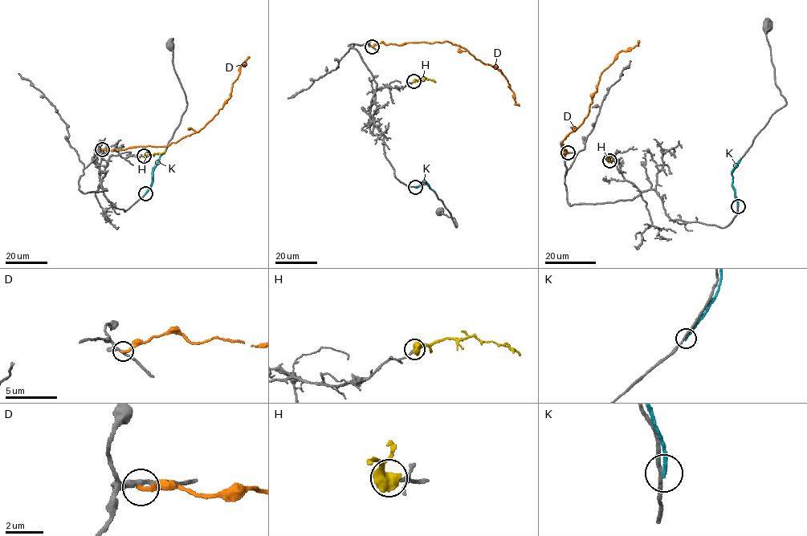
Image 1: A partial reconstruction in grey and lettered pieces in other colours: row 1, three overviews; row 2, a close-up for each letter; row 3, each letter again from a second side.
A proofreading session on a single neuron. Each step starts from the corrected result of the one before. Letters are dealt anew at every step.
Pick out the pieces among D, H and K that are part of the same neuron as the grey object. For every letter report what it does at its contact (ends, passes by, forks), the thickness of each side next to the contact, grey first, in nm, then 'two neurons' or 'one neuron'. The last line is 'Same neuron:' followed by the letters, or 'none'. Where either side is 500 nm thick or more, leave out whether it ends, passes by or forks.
D: it ends there; 220 nm thick on the grey side, 260 nm on the other; two neurons
H: 180 nm thick on the grey side, 800 nm on the other; one neuron
K: it ends there; 200 nm thick on the grey side, 170 nm on the other; two neurons
Same neuron: H

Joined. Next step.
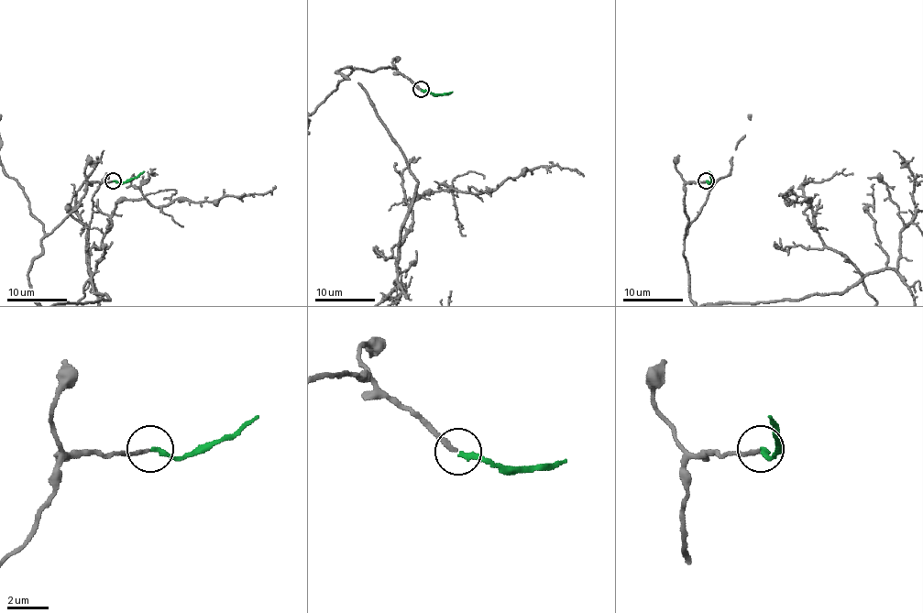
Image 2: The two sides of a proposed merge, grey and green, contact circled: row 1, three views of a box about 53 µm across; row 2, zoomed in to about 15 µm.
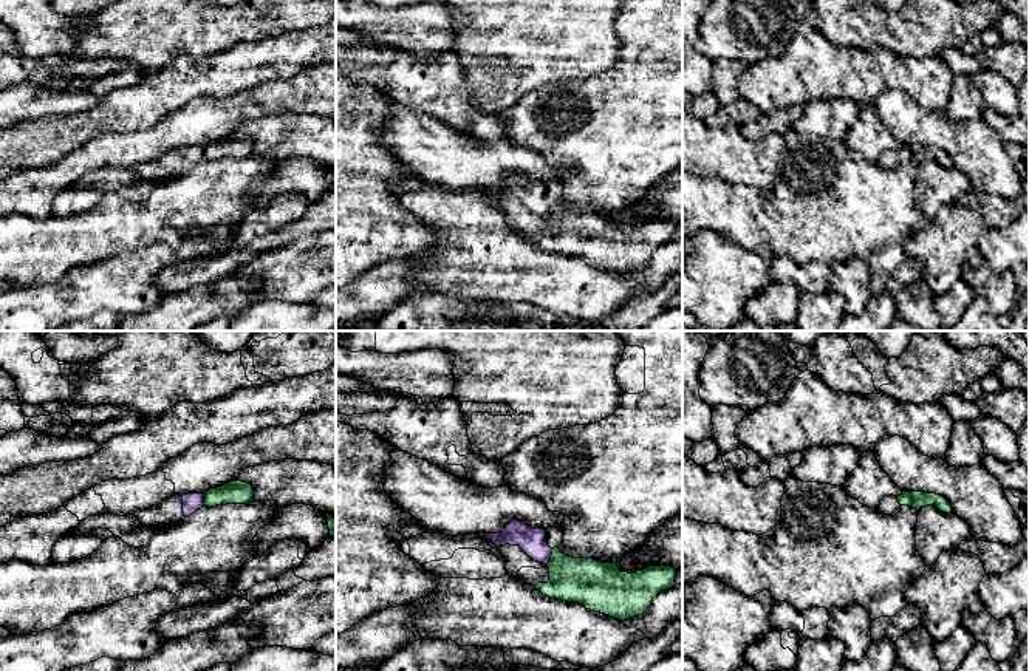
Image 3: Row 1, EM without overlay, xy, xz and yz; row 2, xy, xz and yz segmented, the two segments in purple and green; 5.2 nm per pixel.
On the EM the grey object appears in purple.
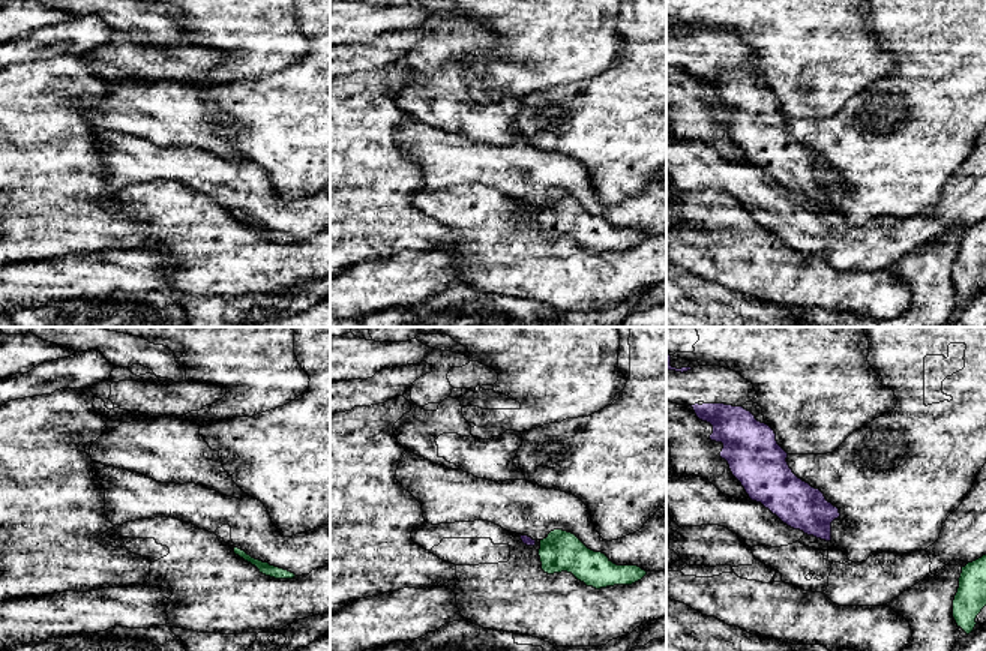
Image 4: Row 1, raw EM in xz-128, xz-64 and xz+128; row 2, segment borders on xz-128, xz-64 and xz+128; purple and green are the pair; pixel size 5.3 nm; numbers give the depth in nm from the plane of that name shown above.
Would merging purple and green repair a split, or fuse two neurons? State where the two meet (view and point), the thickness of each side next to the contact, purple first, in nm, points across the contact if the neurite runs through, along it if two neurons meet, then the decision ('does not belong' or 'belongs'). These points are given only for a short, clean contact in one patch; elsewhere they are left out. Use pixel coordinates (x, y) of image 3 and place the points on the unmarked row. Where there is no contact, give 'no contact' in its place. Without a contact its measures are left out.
xz (550, 211) | 140/240 nm | across xz (533, 195), (550, 211), (574, 234), (587, 235) | belongs

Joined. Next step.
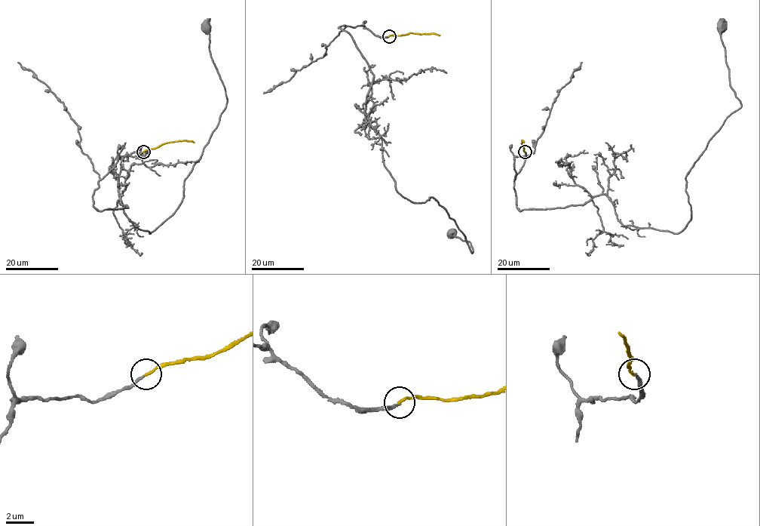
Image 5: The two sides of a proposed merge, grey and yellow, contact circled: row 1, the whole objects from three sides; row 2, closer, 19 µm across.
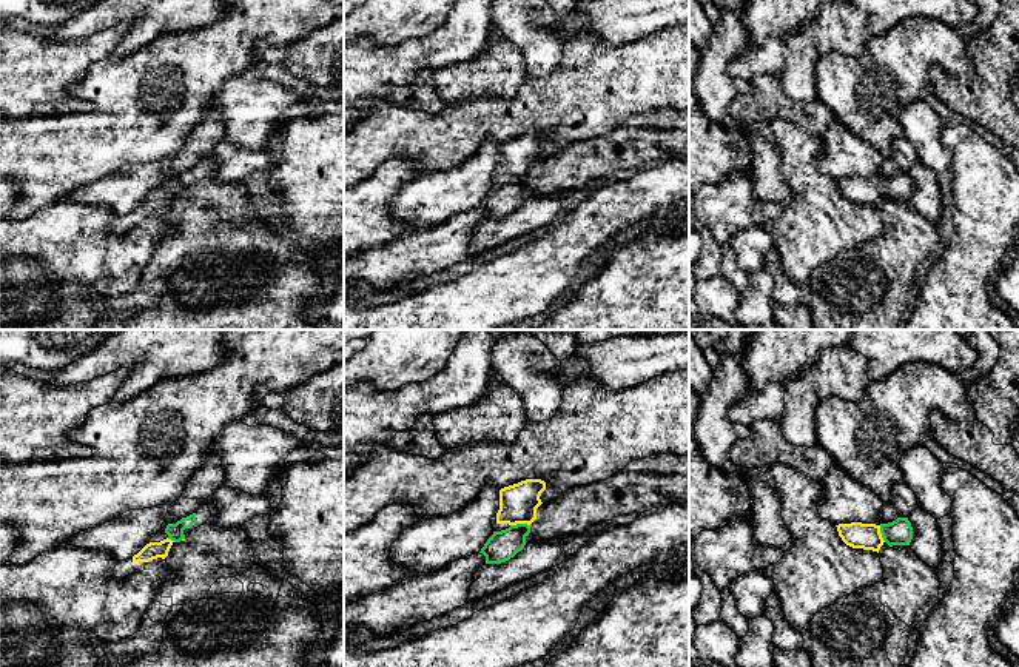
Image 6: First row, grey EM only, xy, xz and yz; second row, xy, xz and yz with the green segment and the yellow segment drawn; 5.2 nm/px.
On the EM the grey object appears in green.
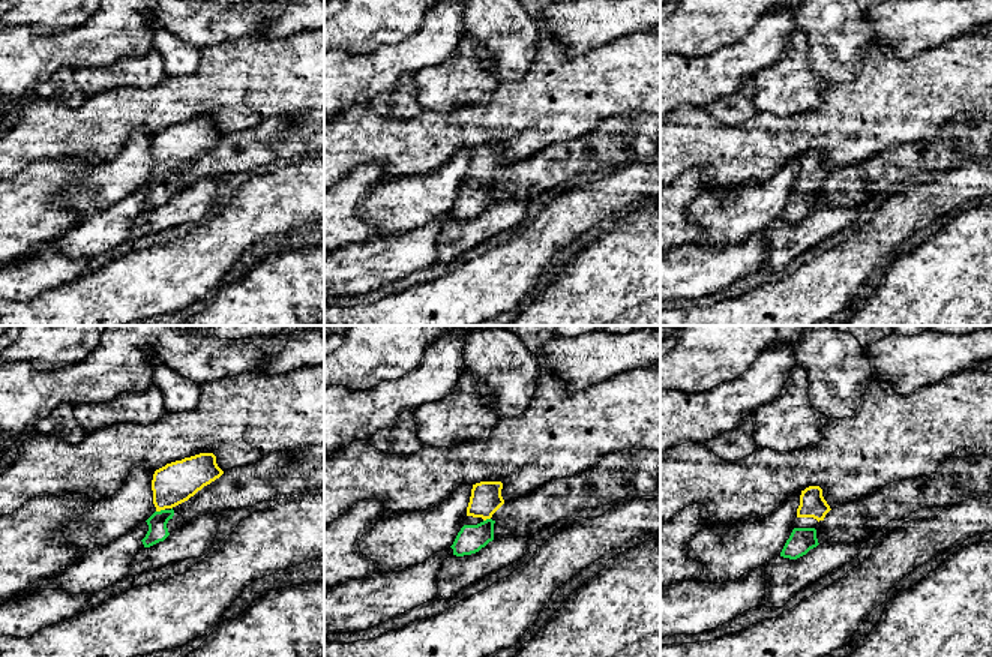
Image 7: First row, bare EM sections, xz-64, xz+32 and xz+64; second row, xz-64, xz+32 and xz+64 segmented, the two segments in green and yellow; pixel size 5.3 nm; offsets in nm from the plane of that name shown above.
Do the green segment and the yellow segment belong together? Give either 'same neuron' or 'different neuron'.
same neuron

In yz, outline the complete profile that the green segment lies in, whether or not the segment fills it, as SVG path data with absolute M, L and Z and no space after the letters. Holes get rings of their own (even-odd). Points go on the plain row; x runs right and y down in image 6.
M897 173L888 179L839 179L836 180L842 196L853 203L877 206L886 197L893 200L910 200L913 182L908 173Z

